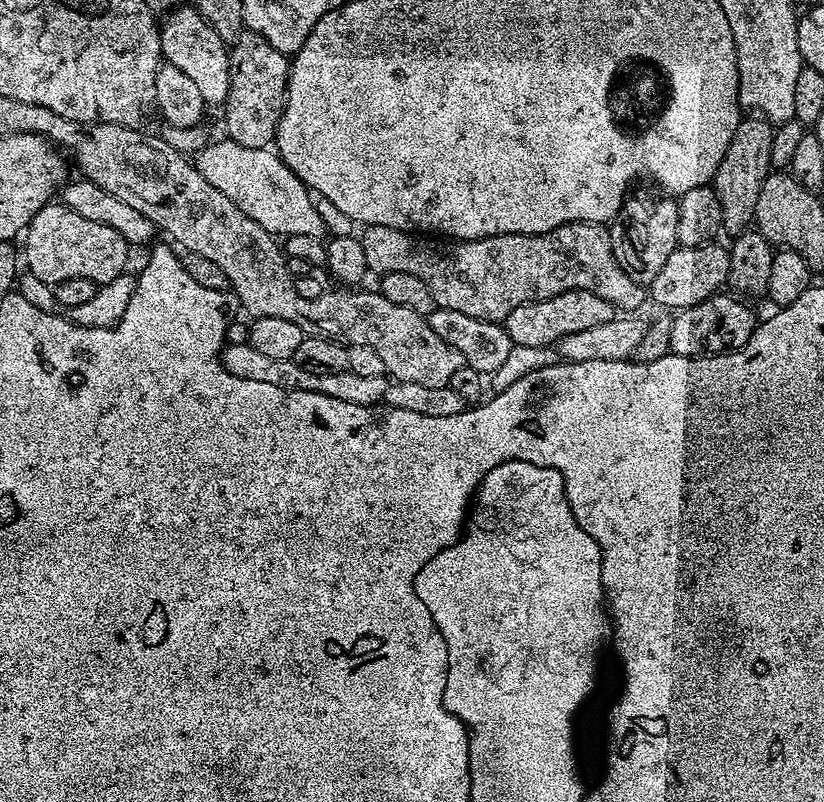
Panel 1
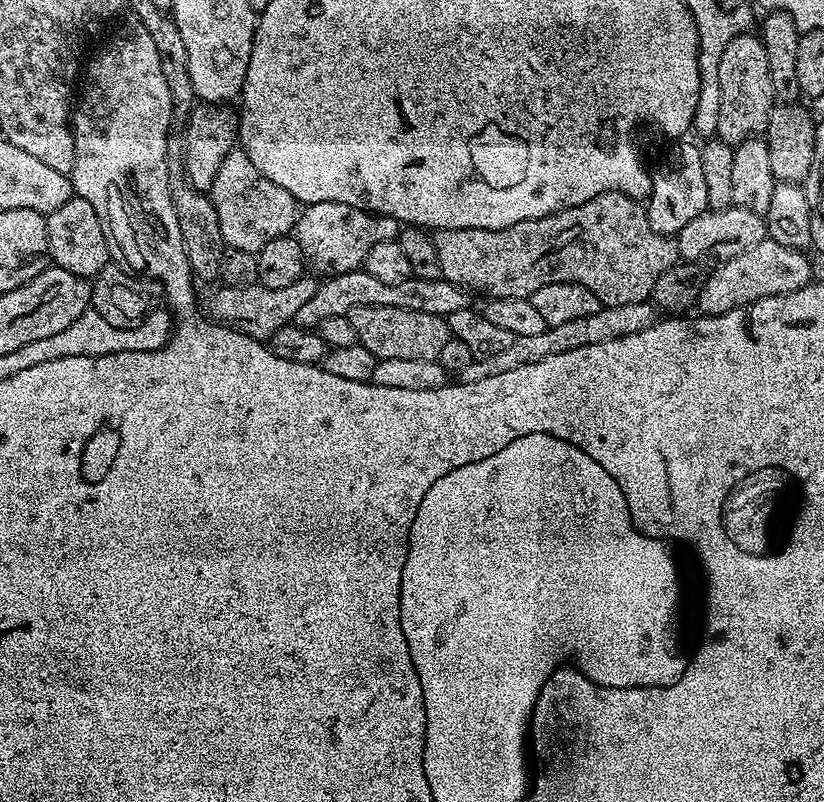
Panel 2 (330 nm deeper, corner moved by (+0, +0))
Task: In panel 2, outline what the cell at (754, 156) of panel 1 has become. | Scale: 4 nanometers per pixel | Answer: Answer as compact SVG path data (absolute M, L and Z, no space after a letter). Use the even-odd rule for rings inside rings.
M756 34L736 36L722 50L719 61L719 117L715 135L733 146L743 142L750 136L763 133L768 127L768 119L777 103L774 86L770 86L770 61L766 58L764 43Z

